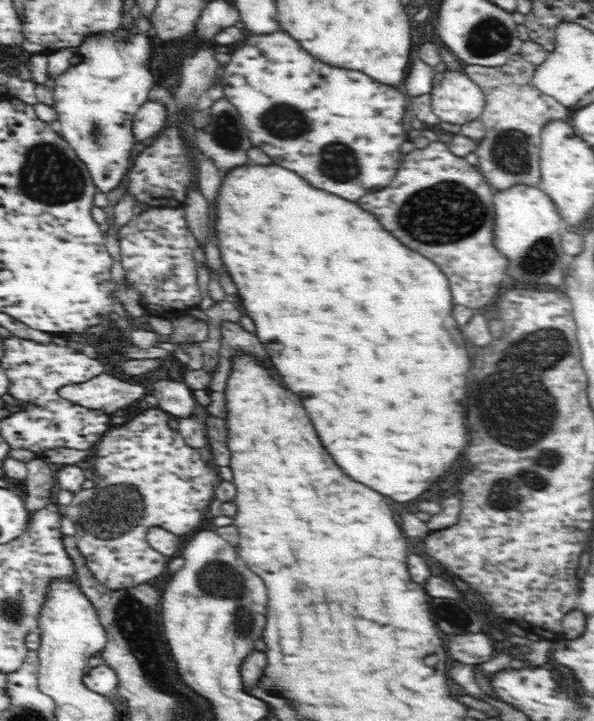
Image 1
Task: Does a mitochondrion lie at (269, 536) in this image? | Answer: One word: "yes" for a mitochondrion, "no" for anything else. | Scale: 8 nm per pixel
no

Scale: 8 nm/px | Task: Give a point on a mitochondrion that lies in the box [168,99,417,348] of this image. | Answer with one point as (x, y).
(276, 122)

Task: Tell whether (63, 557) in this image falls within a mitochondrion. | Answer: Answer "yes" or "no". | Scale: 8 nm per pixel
no

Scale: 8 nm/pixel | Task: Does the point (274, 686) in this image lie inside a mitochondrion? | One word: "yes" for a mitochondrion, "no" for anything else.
yes

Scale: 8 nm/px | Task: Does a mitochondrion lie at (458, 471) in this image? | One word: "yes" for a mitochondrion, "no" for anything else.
no

